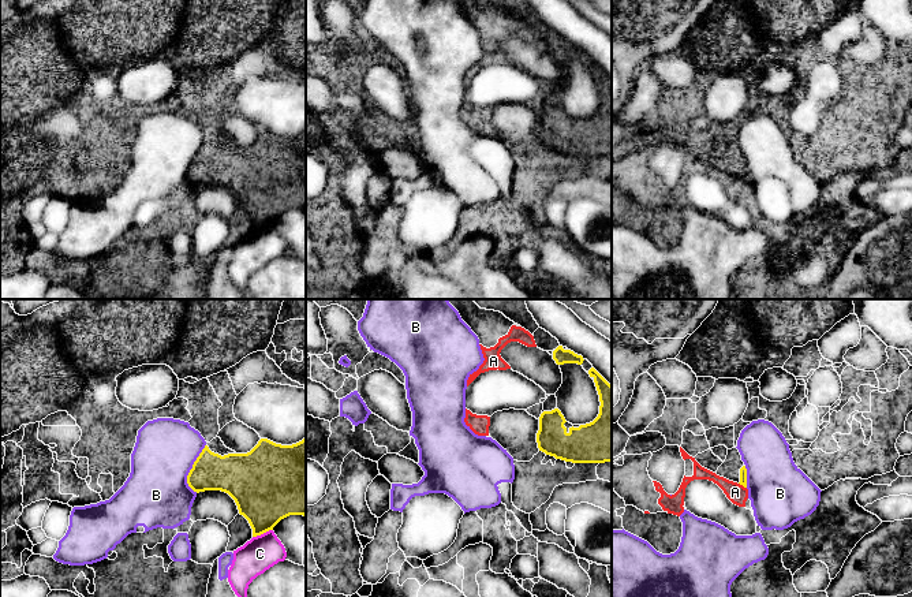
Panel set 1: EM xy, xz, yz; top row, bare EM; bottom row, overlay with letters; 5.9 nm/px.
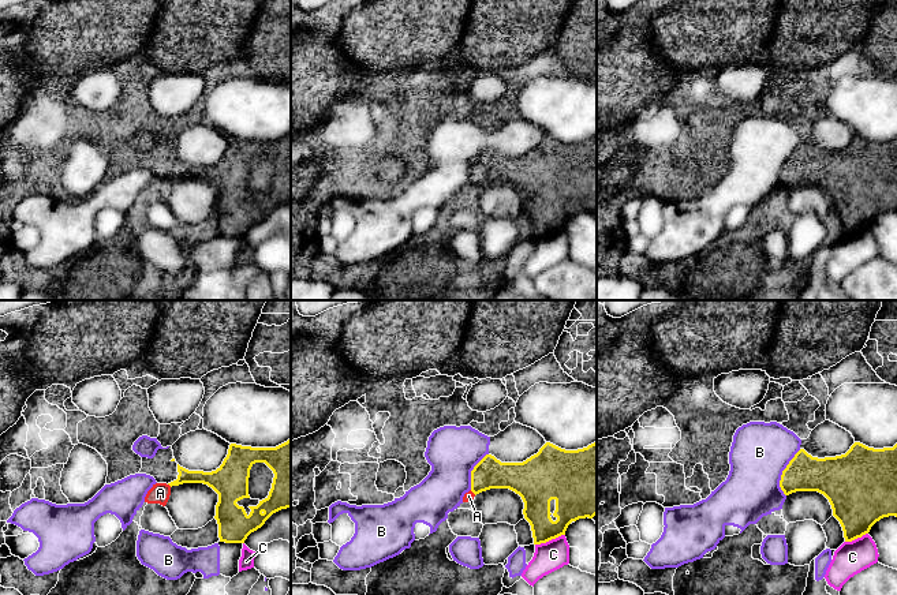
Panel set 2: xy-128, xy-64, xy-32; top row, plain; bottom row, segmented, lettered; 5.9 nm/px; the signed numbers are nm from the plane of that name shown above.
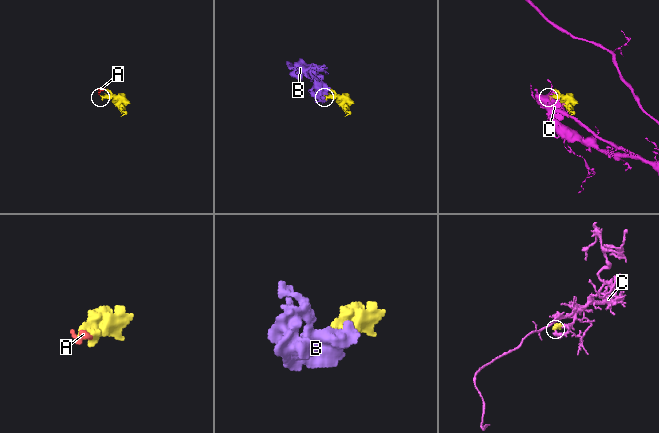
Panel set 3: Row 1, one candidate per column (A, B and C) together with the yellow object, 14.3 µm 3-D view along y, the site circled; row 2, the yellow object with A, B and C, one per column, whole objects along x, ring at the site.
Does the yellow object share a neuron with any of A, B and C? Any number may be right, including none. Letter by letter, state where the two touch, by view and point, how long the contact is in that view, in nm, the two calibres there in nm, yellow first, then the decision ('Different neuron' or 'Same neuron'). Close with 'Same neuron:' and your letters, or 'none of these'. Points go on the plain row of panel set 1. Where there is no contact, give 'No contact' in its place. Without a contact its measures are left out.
A: Touches yellow at yz (743, 179). Shared border 60 nm. Thickness 50 nm (yellow) against 110 nm. Different neuron
B: Touches yellow at xy (191, 163). Shared border 300 nm. Thickness 240 nm (yellow) against 380 nm. Different neuron
C: Touches yellow at xy (262, 227). Shared border 130 nm. Thickness 380 nm (yellow) against 200 nm. Different neuron
Same neuron: none of these

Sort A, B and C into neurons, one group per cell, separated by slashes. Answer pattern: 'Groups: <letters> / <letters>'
Groups: A / B / C

